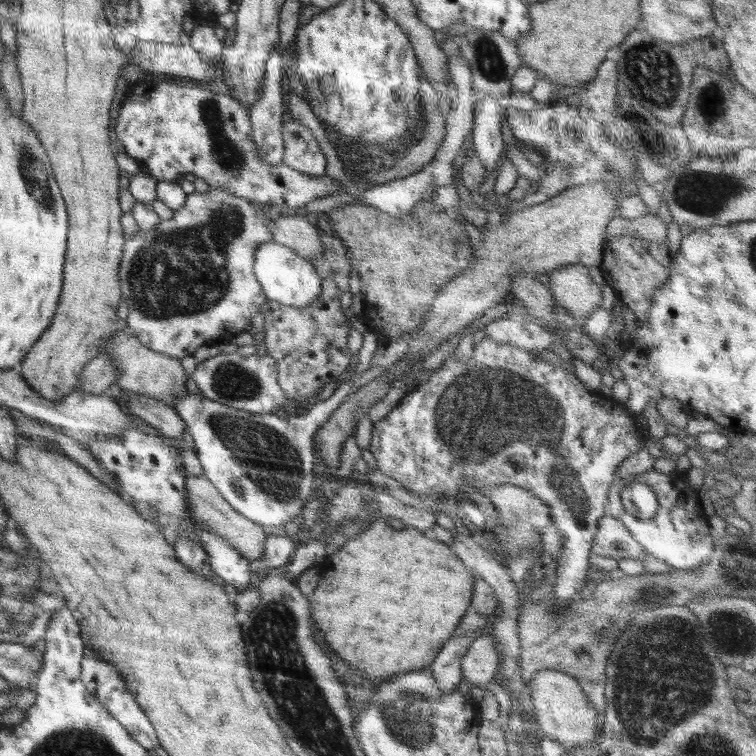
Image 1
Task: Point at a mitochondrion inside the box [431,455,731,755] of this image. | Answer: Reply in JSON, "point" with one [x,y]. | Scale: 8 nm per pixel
{"point":[663,674]}

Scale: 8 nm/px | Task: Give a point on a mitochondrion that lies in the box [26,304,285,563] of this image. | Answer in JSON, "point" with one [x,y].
{"point":[232,383]}

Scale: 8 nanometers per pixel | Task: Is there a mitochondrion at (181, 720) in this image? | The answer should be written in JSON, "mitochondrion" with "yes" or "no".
{"mitochondrion":"no"}

